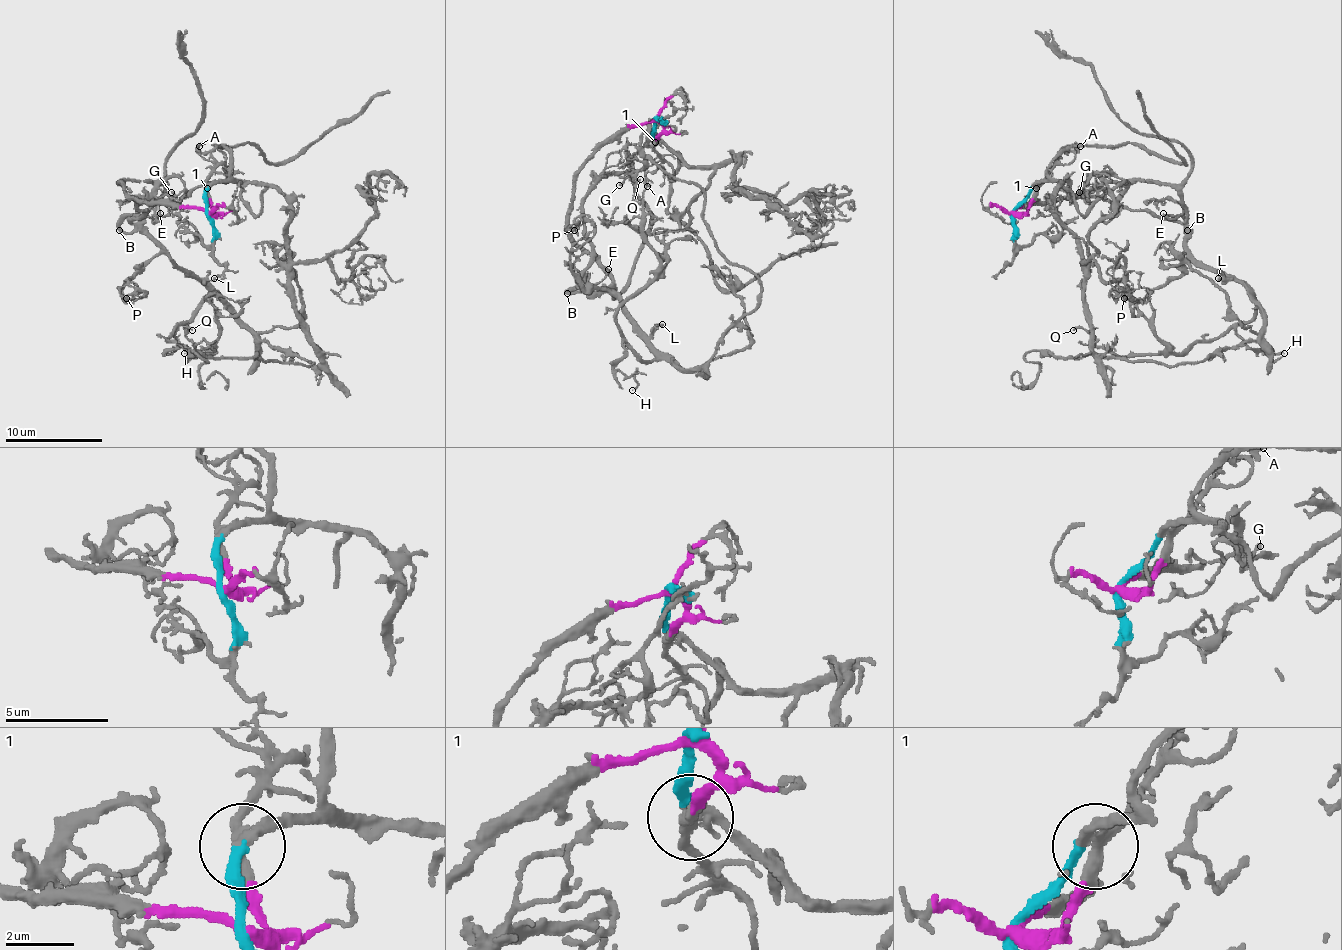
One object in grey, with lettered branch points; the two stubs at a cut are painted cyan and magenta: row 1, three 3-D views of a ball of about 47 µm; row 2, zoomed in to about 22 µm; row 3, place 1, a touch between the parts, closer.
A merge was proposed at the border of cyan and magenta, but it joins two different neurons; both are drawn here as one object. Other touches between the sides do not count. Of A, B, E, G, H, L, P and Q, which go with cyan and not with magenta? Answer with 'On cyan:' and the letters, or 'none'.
On cyan: none

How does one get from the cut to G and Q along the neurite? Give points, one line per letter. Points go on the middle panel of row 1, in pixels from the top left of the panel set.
G: (655, 119), (616, 131), (574, 182), (570, 236), (611, 282), (589, 292), (582, 201), (633, 170), (618, 184)
Q: (655, 119), (591, 158), (570, 216), (611, 282), (594, 294), (650, 362), (616, 321), (660, 265), (640, 179)

